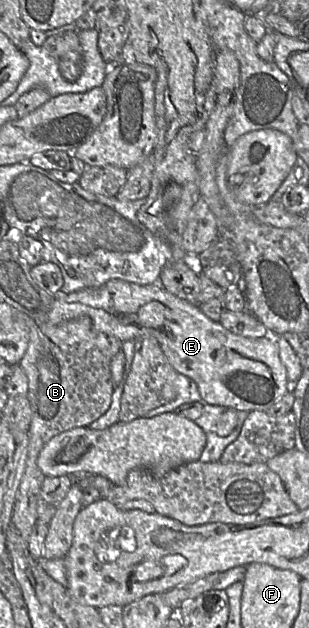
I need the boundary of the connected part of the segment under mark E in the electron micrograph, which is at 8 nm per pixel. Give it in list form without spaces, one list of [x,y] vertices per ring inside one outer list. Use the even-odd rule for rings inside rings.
[[[112,279],[100,287],[84,288],[69,294],[59,291],[53,296],[54,301],[47,313],[51,324],[57,325],[86,316],[98,331],[114,336],[122,342],[139,337],[154,337],[176,372],[191,378],[197,384],[204,404],[223,406],[236,411],[266,411],[292,387],[273,336],[268,334],[264,337],[248,338],[236,335],[225,329],[220,322],[209,319],[201,311],[200,305],[178,298],[159,284],[139,285]]]

